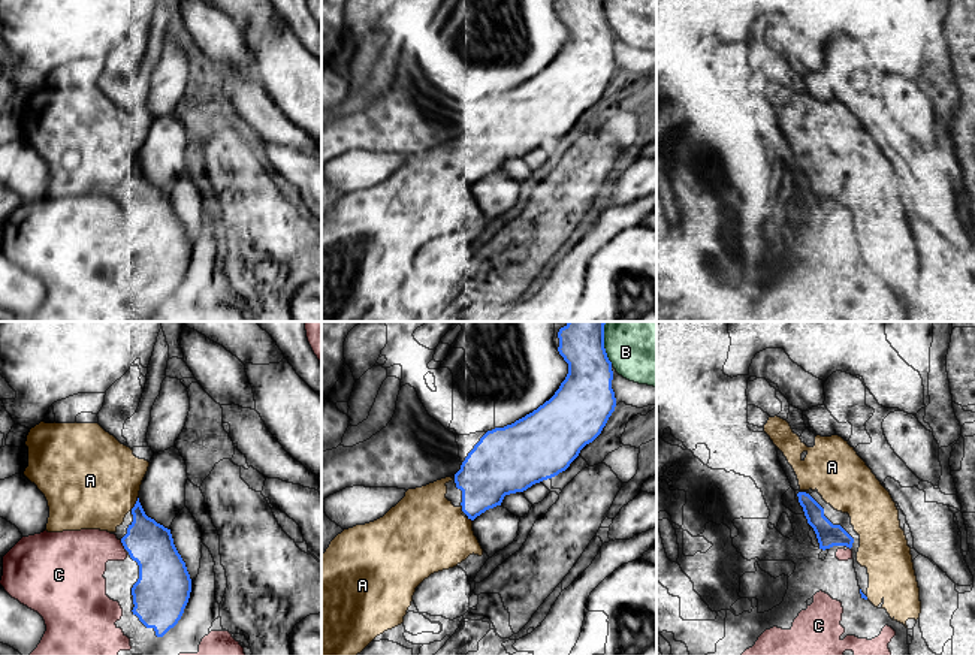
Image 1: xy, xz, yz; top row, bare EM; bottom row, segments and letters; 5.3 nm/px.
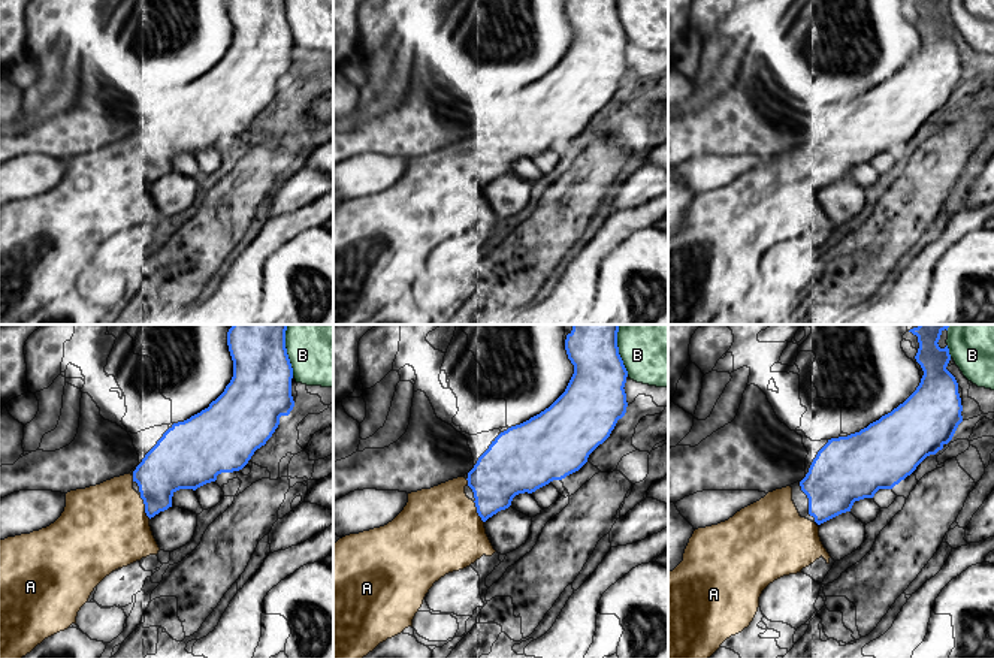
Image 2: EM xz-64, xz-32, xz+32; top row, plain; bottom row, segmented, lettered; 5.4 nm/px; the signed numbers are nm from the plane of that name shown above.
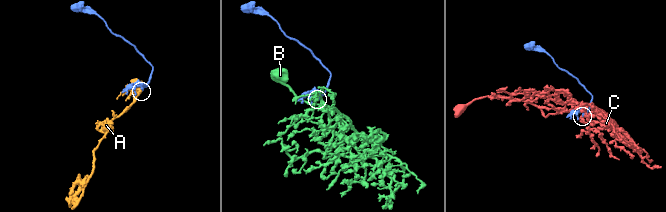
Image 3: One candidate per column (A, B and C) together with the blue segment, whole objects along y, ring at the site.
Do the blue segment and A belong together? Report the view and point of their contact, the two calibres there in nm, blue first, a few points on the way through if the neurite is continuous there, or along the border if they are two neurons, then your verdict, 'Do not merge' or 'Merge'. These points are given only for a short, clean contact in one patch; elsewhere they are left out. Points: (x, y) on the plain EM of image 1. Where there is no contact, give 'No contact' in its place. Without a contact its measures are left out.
Touches blue at xy (135, 169). Thickness 240 nm (blue) against 480 nm. Merge

